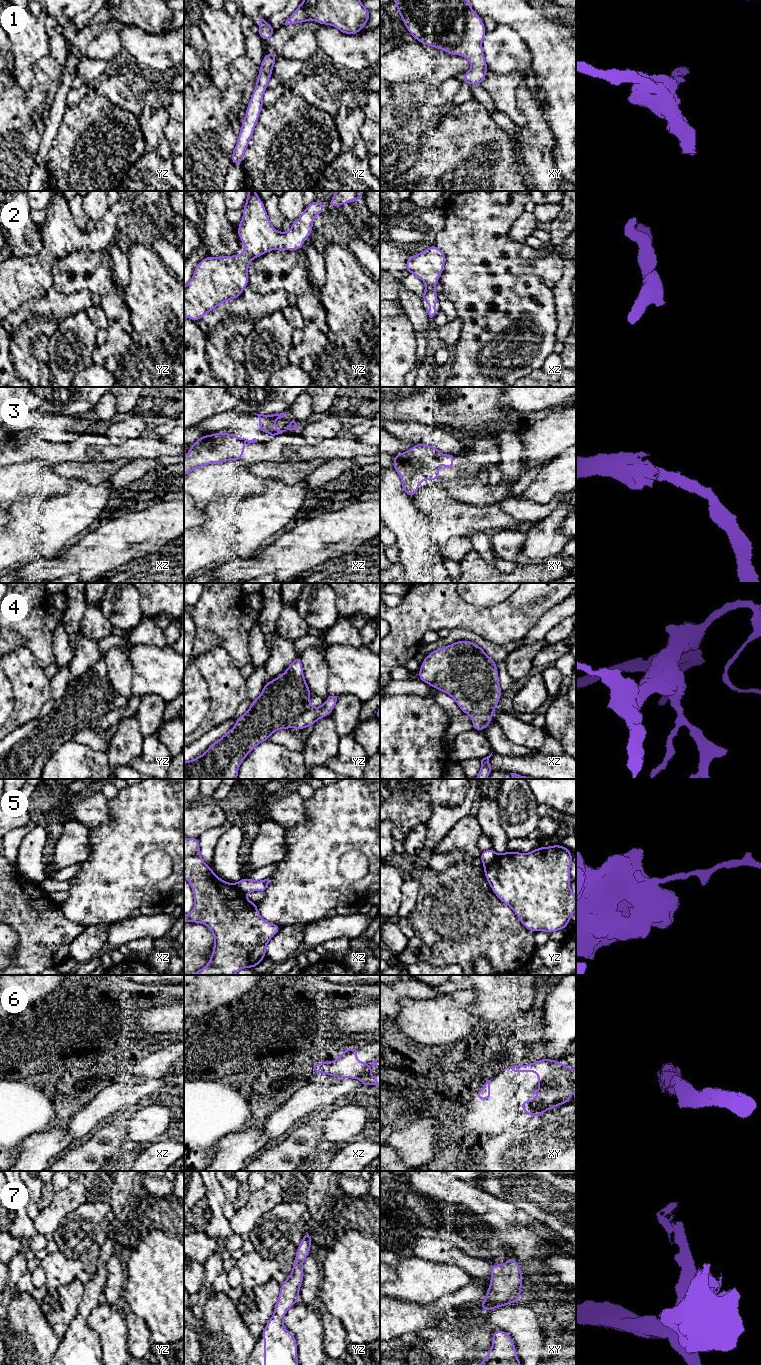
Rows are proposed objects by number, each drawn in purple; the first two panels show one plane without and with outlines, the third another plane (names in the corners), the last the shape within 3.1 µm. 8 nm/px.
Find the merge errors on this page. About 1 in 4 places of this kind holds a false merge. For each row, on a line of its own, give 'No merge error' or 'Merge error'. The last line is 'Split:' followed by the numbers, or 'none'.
1: No merge error
2: No merge error
3: Merge error
4: No merge error
5: Merge error
6: No merge error
7: No merge error
Split: 3, 5

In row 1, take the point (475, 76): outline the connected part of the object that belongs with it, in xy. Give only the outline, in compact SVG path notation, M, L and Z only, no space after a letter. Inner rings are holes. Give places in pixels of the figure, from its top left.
M393 0L397 12L401 15L408 32L420 43L441 49L452 55L465 57L472 65L471 69L462 75L463 82L470 85L482 85L488 71L488 66L482 49L482 41L487 33L482 18L476 14L468 0Z

